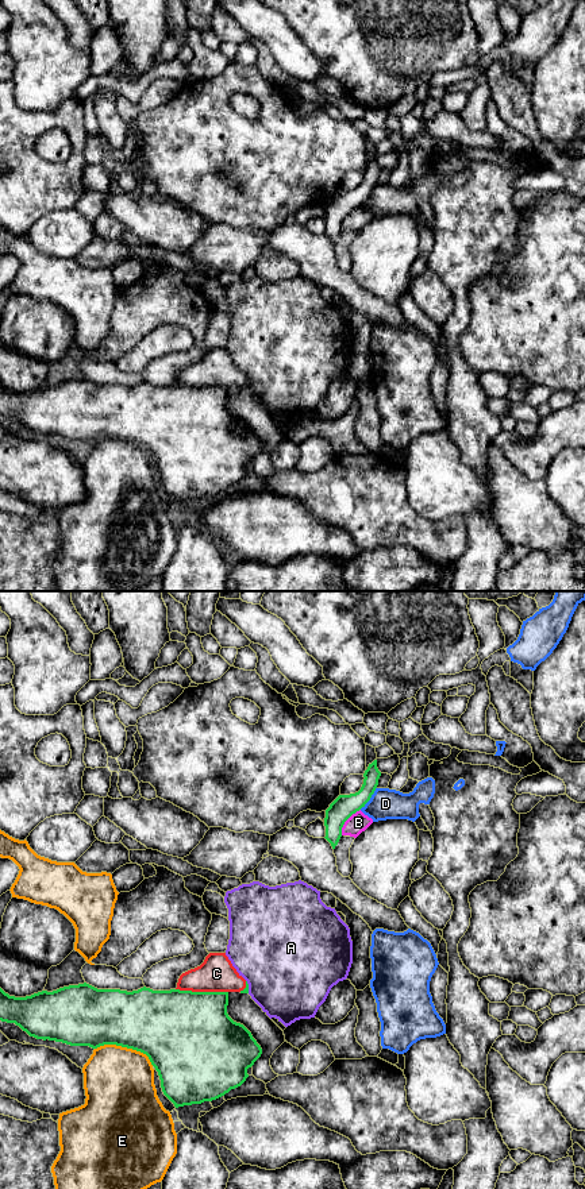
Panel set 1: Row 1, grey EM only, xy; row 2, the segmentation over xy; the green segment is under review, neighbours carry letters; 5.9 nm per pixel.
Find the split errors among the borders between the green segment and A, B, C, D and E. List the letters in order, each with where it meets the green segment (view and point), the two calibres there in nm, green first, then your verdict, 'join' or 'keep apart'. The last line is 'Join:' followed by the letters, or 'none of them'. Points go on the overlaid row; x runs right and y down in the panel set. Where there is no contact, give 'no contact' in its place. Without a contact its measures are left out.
A: xy (247, 987) | 30/480 nm | keep apart
B: xy (346, 819) | 140/120 nm | keep apart
C: xy (201, 992) | 500/220 nm | join
D: xy (370, 796) | 140/180 nm | keep apart
E: xy (126, 1046) | 400/420 nm | keep apart
Join: C

